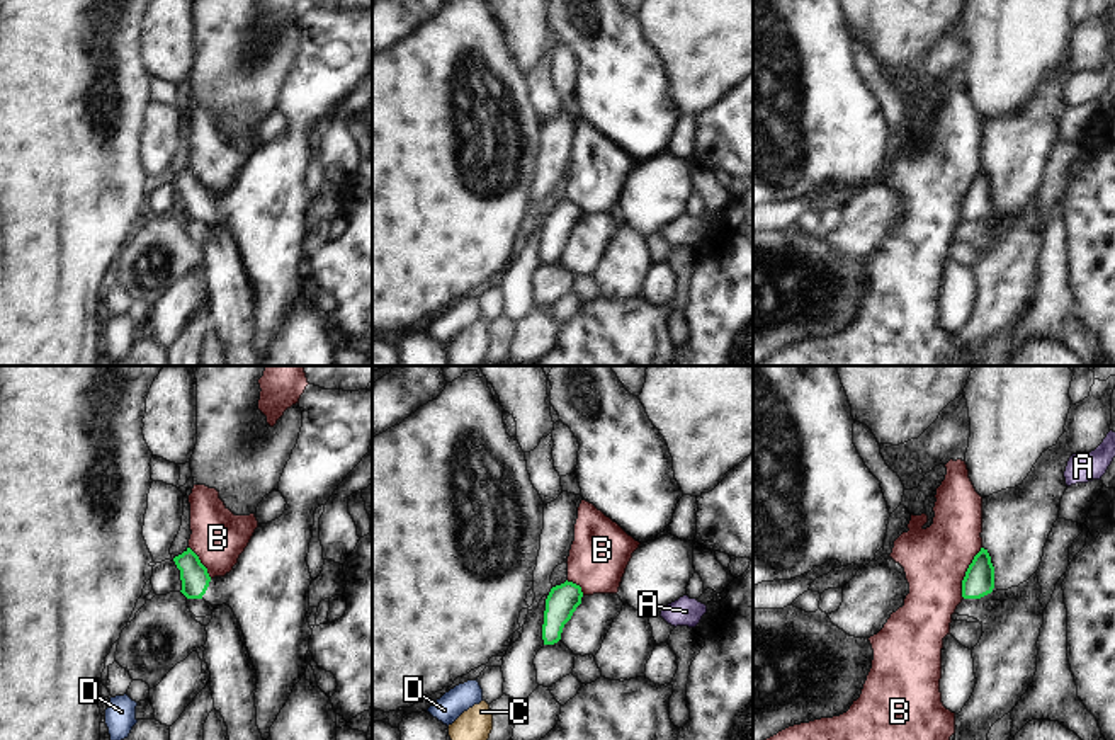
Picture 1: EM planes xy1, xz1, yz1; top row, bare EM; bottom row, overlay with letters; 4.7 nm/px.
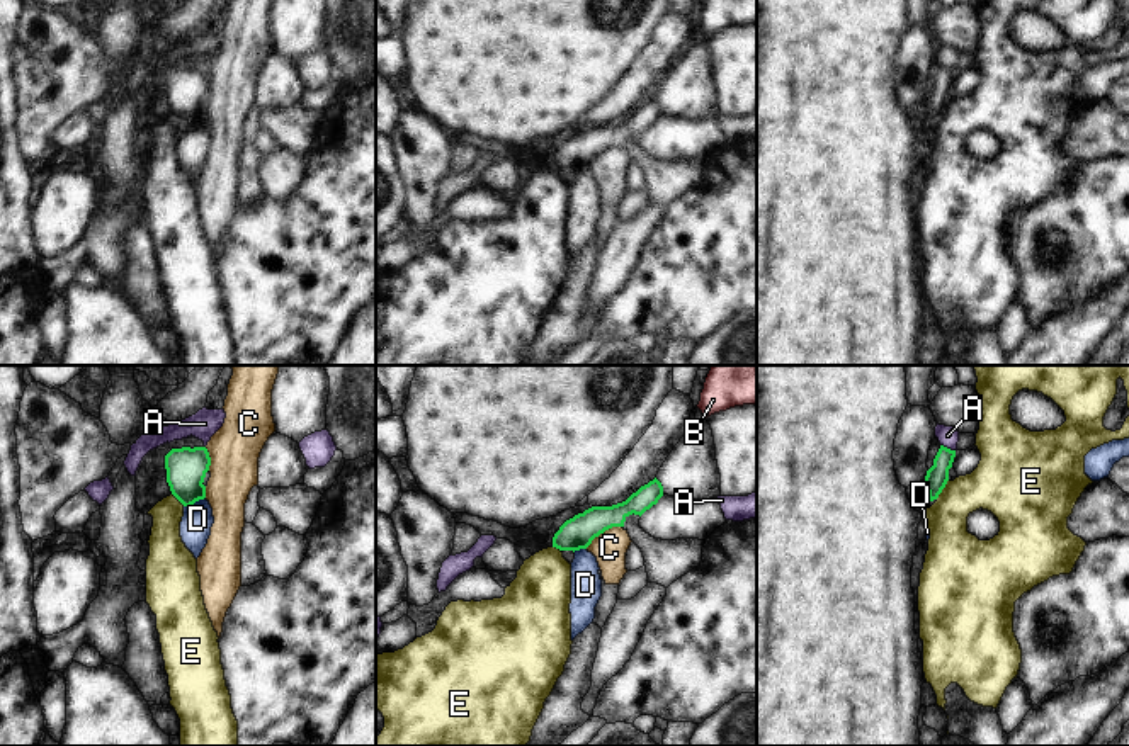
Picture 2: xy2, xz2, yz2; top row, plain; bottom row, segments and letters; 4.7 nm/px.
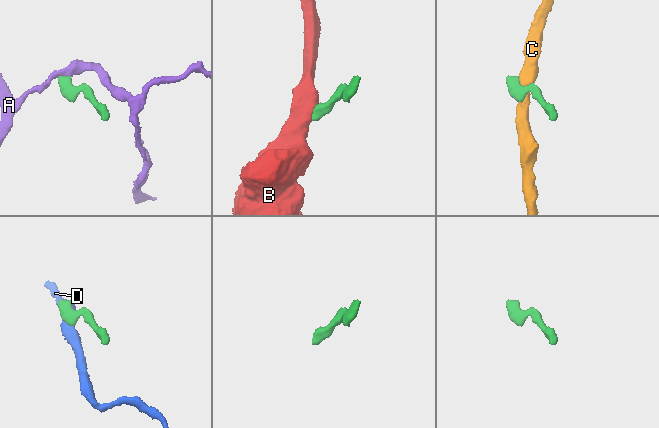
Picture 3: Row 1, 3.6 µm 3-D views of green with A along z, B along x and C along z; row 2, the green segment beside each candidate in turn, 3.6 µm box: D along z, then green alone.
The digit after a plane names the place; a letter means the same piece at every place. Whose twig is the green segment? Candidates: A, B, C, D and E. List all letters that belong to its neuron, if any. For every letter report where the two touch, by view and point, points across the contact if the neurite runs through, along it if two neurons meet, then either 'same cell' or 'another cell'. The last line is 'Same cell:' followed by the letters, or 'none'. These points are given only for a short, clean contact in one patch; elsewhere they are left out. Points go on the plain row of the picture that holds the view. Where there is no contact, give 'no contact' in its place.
A: contact yz2 (946, 67); border yz2 (941, 63), (954, 70); another cell
B: contact yz1 (966, 191); border yz1 (981, 165), (962, 199), (962, 216); another cell
C: contact xz2 (602, 152); border xz2 (621, 145), (606, 148), (585, 167); another cell
D: contact xy2 (194, 121); border xy2 (204, 116), (184, 126); another cell
E: contact yz2 (942, 107); border yz2 (947, 99), (936, 118); another cell
Same cell: none

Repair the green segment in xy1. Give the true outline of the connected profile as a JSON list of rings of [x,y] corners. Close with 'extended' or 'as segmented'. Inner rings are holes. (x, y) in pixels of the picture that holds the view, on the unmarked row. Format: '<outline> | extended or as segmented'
[[[308,3],[299,17],[299,27],[303,46],[277,107],[287,121],[284,133],[269,143],[258,143],[238,182],[221,197],[211,197],[190,167],[173,177],[180,189],[180,211],[187,218],[204,218],[212,226],[229,225],[241,245],[257,289],[255,327],[263,366],[270,356],[270,345],[308,287],[306,272],[313,248],[306,233],[313,197],[306,175],[313,157],[314,129],[326,124],[347,94],[371,71],[372,60],[372,10],[369,9],[343,10]]] | extended

